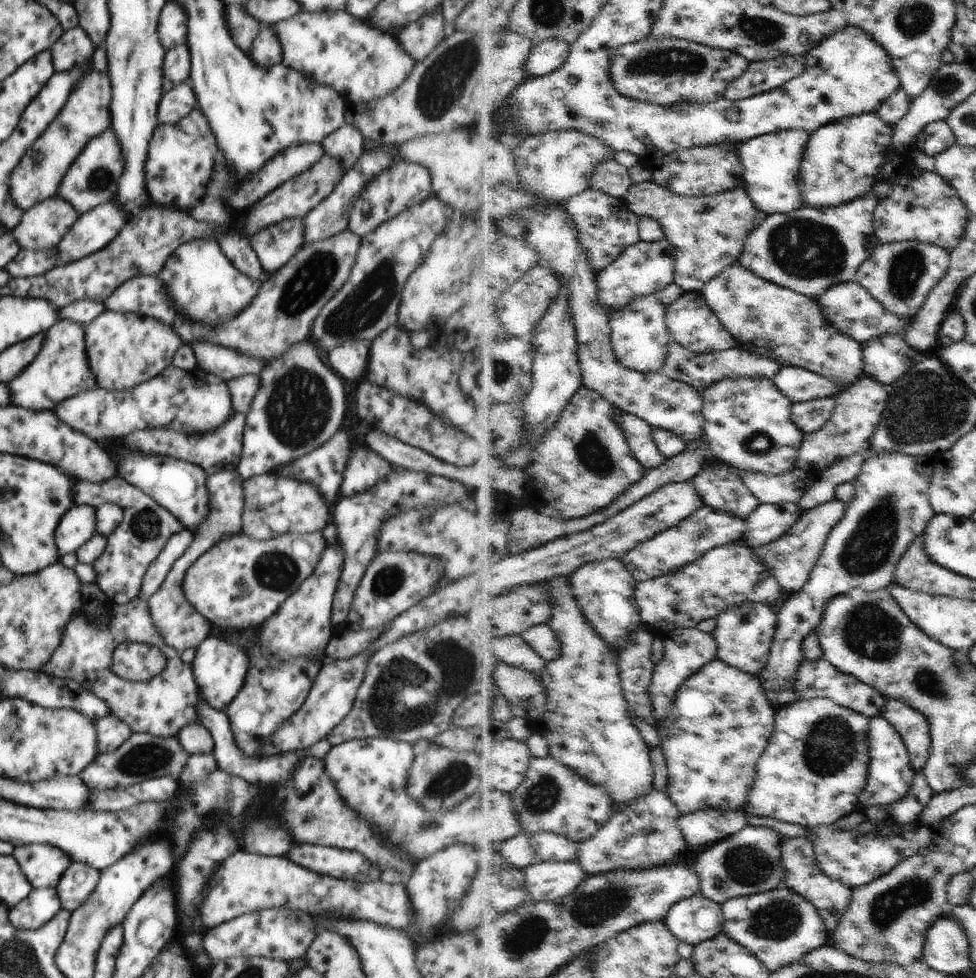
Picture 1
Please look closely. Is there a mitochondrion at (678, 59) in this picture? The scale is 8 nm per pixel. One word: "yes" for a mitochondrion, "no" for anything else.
yes

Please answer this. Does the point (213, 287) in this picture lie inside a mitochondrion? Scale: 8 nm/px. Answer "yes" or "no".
no

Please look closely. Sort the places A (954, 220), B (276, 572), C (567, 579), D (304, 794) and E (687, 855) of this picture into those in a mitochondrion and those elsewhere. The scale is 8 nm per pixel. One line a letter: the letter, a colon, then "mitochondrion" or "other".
A: other
B: mitochondrion
C: other
D: other
E: other

